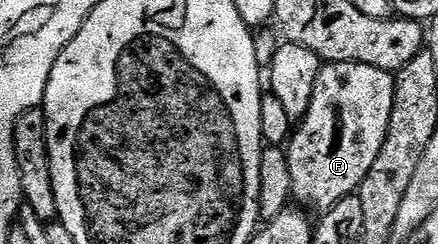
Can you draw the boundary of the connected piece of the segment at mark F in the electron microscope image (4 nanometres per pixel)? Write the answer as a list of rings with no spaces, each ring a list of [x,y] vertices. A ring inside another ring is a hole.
[[[328,63],[320,66],[317,85],[313,89],[313,101],[297,126],[292,130],[285,150],[289,161],[292,196],[308,208],[316,207],[325,212],[347,195],[354,195],[365,181],[385,137],[389,133],[389,117],[393,117],[395,100],[395,75],[385,69],[360,63]]]

